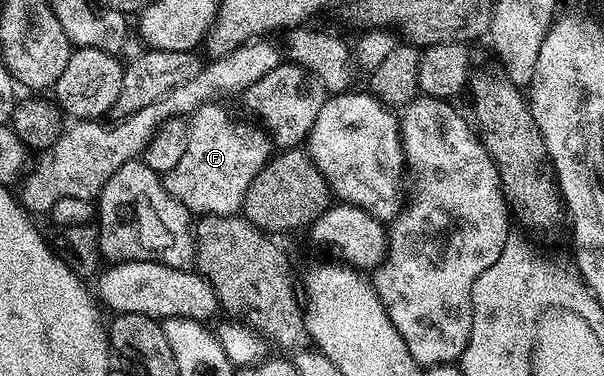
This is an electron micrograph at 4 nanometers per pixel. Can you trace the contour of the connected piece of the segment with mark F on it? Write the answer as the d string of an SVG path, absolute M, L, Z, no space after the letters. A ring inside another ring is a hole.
M223 103L202 106L190 118L186 154L174 170L163 173L166 190L189 214L234 216L243 209L246 190L254 174L262 170L274 152L274 144L263 127L235 124Z

